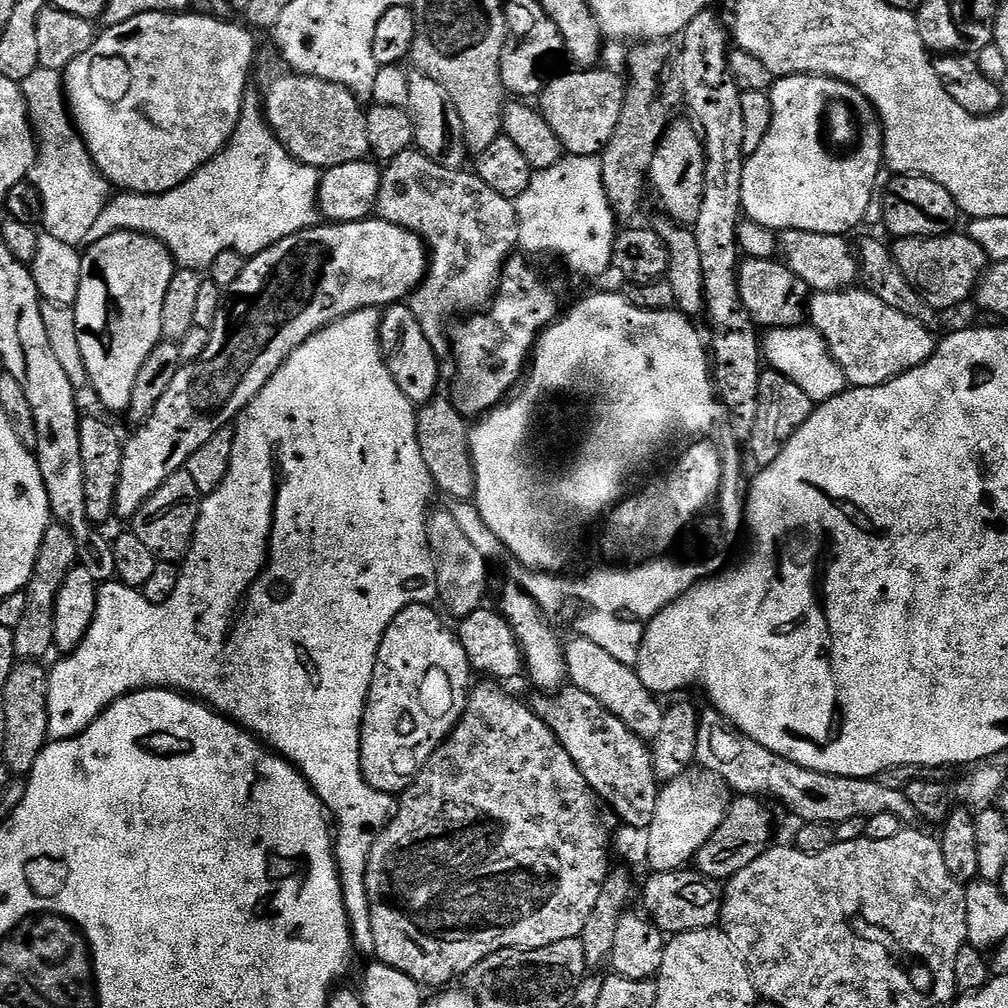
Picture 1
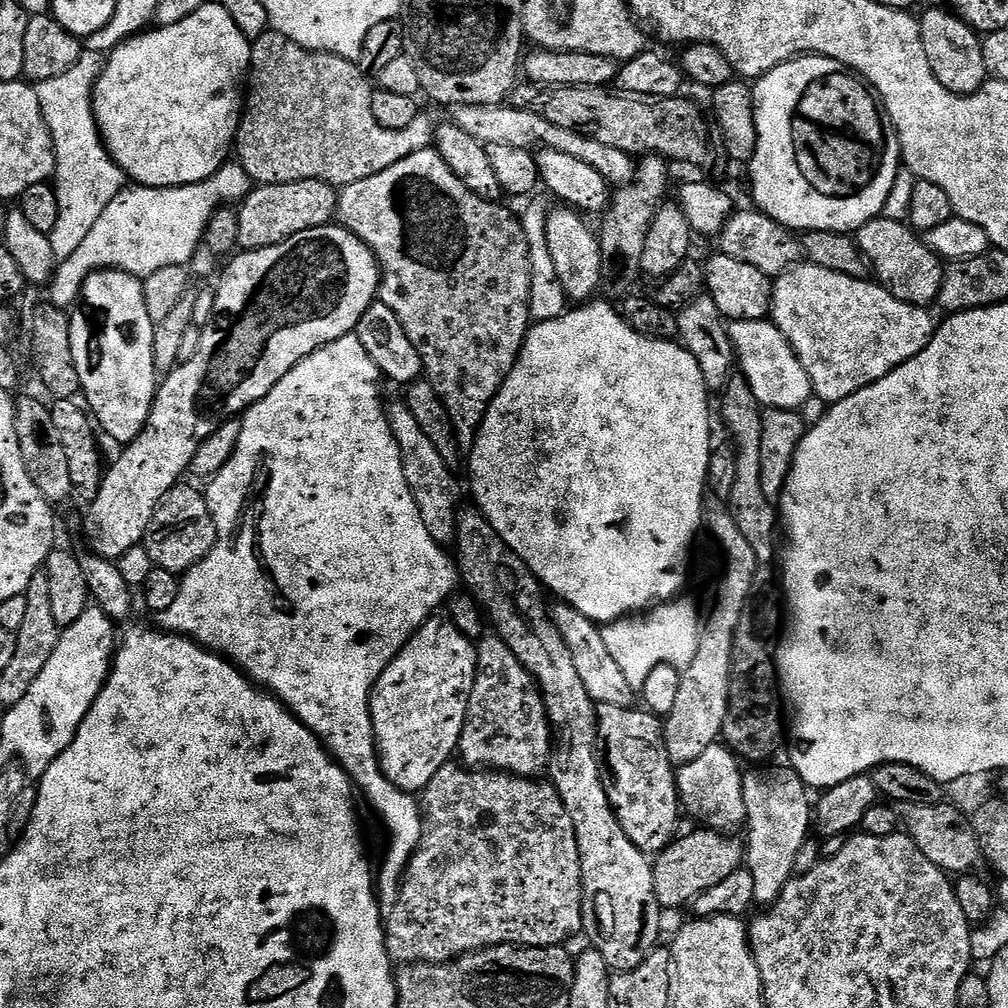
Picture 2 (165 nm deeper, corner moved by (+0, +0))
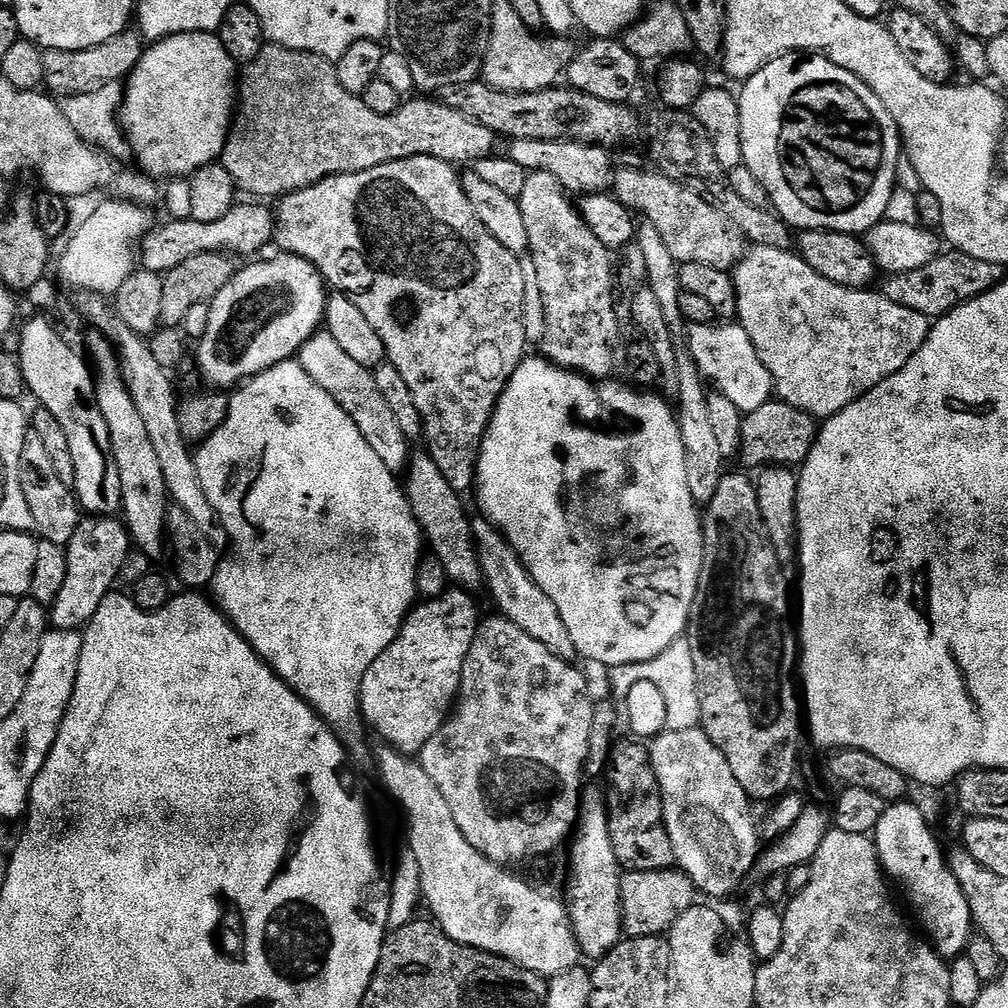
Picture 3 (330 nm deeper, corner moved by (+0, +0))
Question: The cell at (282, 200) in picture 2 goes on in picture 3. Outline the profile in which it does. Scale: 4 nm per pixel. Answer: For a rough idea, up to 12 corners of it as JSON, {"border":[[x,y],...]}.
{"border":[[264,202],[218,222],[173,220],[138,245],[143,271],[166,273],[203,252],[252,258],[273,243]]}

